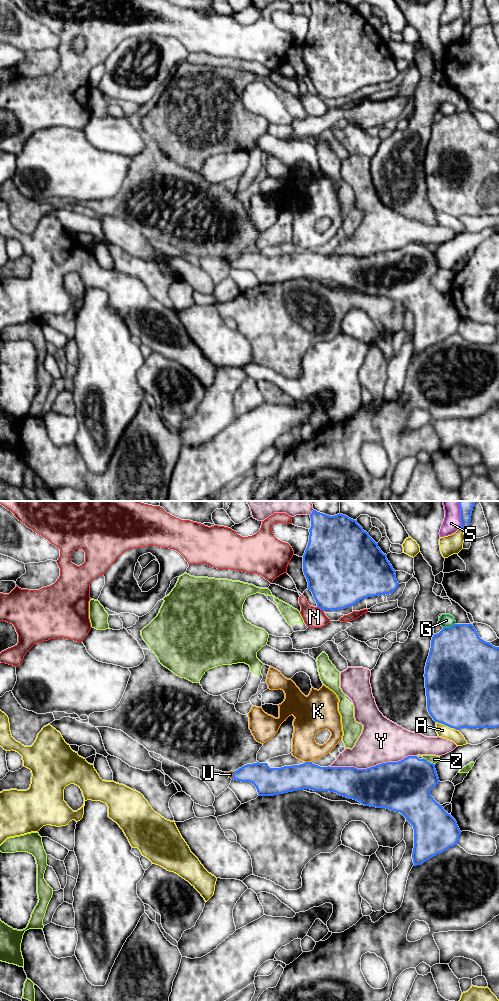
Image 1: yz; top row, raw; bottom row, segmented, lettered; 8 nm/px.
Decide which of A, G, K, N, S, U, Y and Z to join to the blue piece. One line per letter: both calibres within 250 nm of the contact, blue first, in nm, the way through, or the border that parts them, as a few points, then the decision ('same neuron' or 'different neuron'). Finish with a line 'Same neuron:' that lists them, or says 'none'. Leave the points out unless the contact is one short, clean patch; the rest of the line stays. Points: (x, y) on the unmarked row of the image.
A: 500 nm thick on the blue side, 100 nm on the other; different neuron
G: 460 nm thick on the blue side, 110 nm on the other; different neuron
K: 220 nm thick on the blue side, 200 nm on the other; different neuron
N: 440 nm thick on the blue side, 170 nm on the other; different neuron
S: 100 nm thick on the blue side, 140 nm on the other; different neuron
U: 200 nm thick on the blue side, 50 nm on the other; runs through yz (264, 266), (260, 263), (233, 263), (230, 262); same neuron
Y: 400 nm thick on the blue side, 340 nm on the other; different neuron
Z: 400 nm thick on the blue side, 70 nm on the other; different neuron
Same neuron: U

